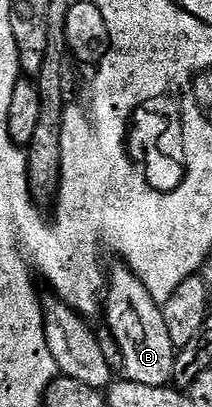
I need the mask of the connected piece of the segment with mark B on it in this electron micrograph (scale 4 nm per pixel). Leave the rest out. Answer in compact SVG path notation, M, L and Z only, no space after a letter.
M116 264L116 267L111 267L110 273L106 278L106 293L102 299L102 318L105 318L106 328L114 336L114 340L118 340L118 348L122 352L122 374L129 382L137 382L138 384L150 384L151 386L167 386L172 382L172 373L174 372L174 364L176 363L176 355L178 348L170 340L170 332L166 332L166 320L164 319L163 309L150 296L150 292L146 292L146 284L142 284L142 280L137 276L129 266Z

